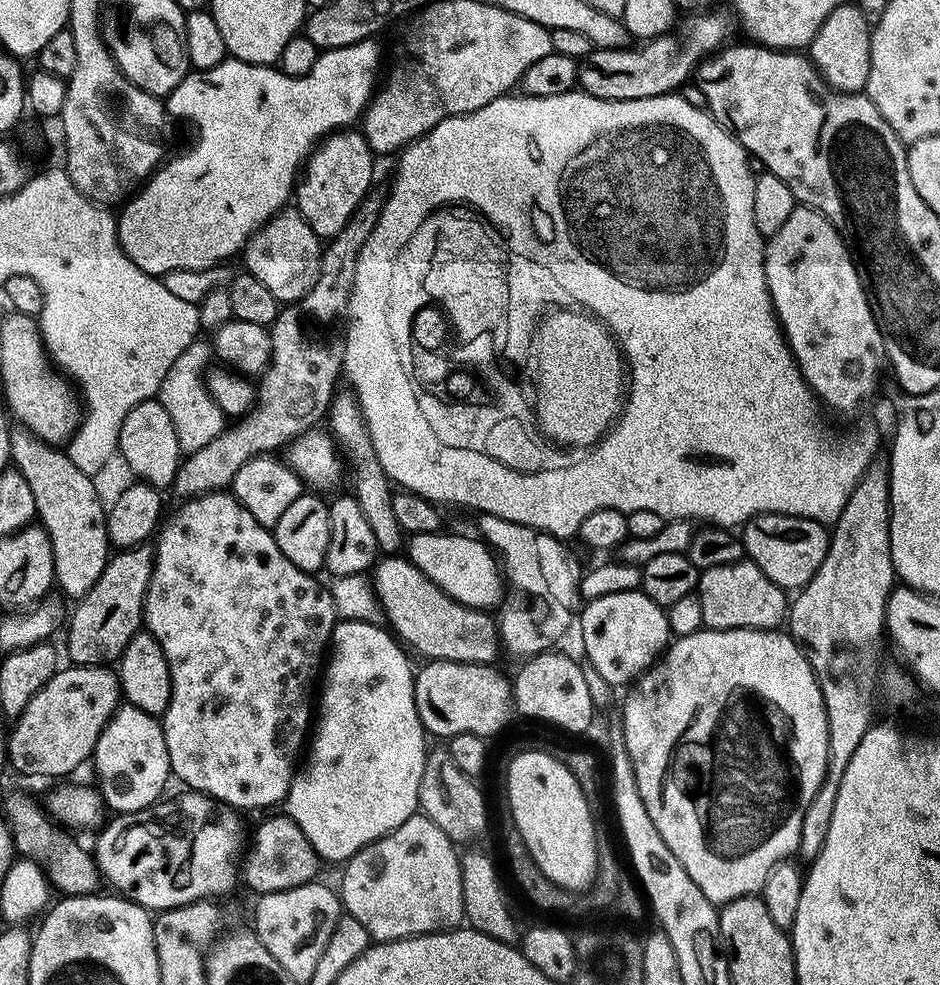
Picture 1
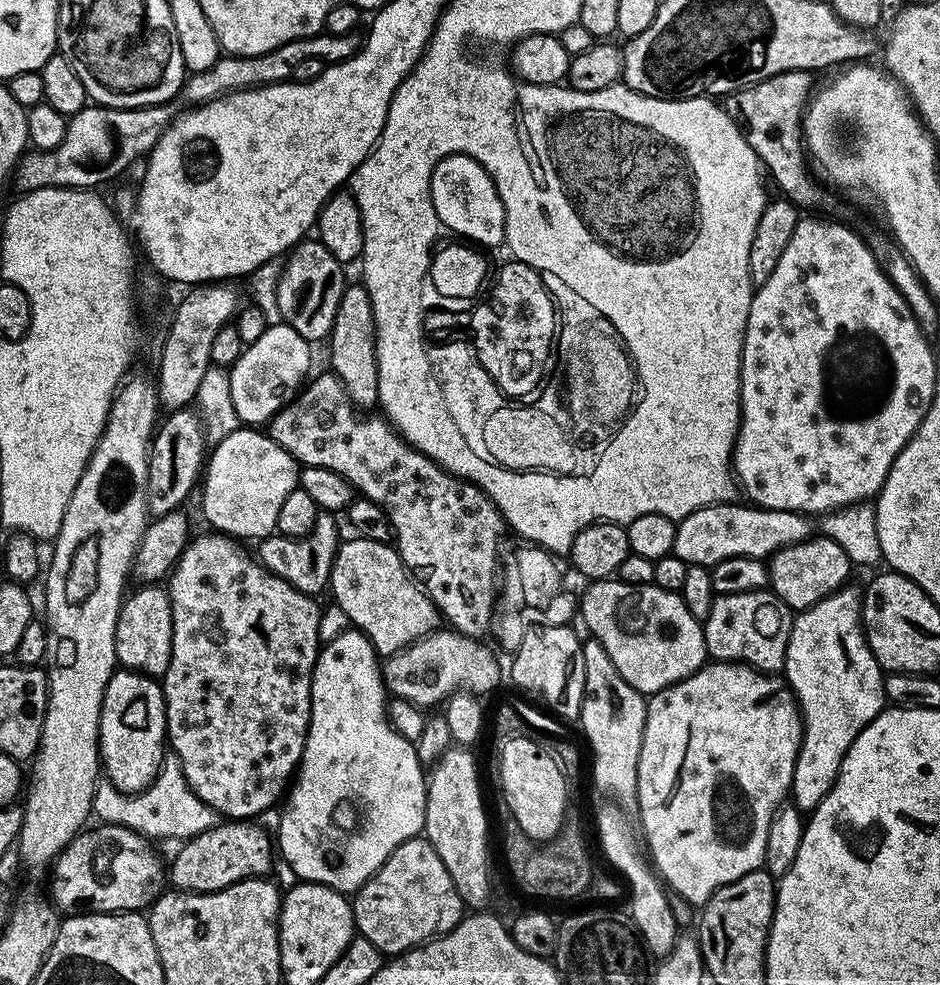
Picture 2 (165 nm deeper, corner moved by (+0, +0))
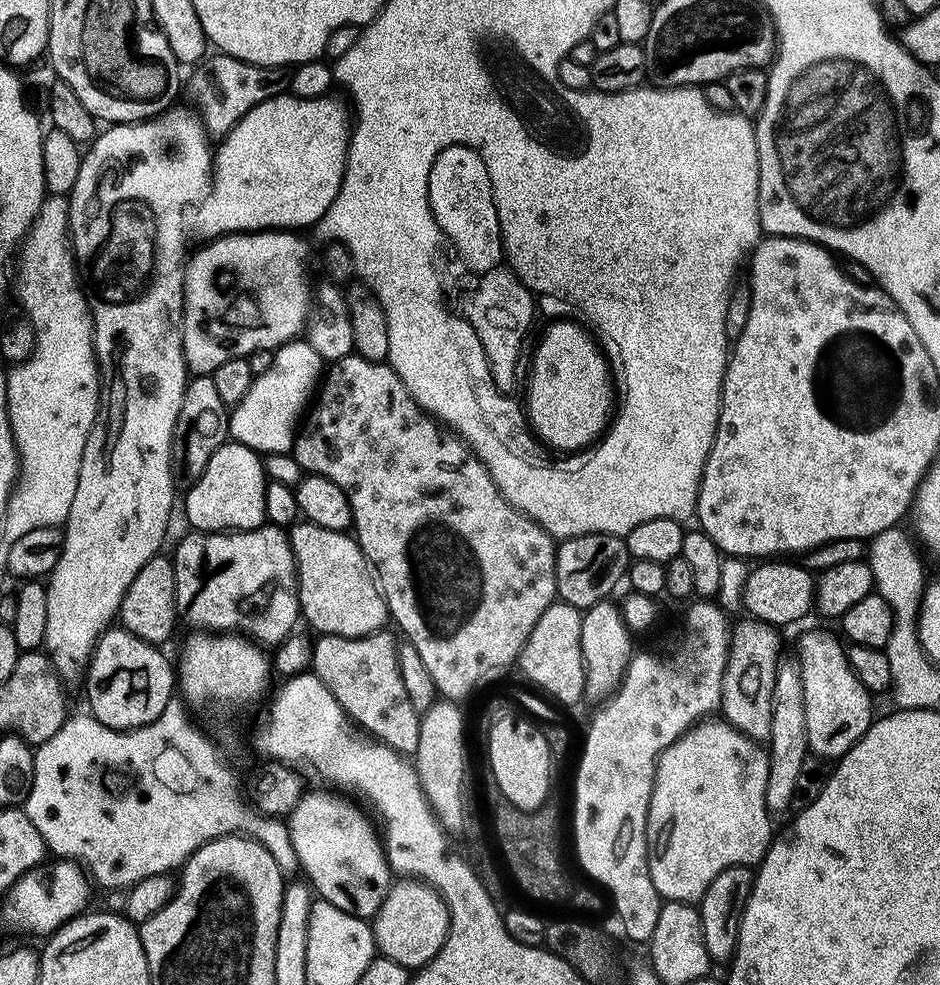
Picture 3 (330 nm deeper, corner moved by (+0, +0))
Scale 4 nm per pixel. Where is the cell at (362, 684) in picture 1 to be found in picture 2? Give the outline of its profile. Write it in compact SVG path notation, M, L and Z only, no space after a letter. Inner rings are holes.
M358 630L347 631L338 633L329 644L327 641L321 647L320 653L316 655L316 665L312 671L312 713L310 714L308 737L304 743L304 753L294 773L294 783L283 801L283 804L285 803L284 808L282 807L280 812L278 852L282 859L294 870L297 881L325 884L336 892L352 894L384 865L386 858L390 858L392 851L398 846L402 846L402 842L419 837L423 833L426 802L428 801L428 781L425 765L420 763L415 743L411 739L407 740L402 733L395 732L392 729L391 722L388 721L388 712L384 709L386 689L382 675L381 657L374 650L372 643L361 632Z

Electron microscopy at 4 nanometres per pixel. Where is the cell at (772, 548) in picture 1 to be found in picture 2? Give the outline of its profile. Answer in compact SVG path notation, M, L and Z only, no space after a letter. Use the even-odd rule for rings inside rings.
M823 534L813 535L811 539L788 545L770 557L768 562L769 585L771 591L786 602L793 610L803 610L822 602L822 598L836 592L849 583L848 575L854 565L838 542Z

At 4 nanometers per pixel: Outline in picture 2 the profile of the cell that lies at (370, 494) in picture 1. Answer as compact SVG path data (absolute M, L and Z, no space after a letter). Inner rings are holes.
M349 283L345 287L342 298L338 302L338 314L334 314L332 333L326 341L330 371L342 383L348 399L360 410L372 410L377 407L378 394L378 362L375 358L375 324L374 311L370 306L370 294L363 283Z

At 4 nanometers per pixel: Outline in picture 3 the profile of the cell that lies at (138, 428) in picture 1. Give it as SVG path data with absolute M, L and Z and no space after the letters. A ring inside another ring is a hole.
M292 230L228 234L213 243L216 244L213 248L191 257L186 272L181 322L182 350L189 373L209 375L230 358L247 358L251 352L260 349L275 350L289 340L297 339L305 331L314 304L314 283L312 272L308 269L313 245L307 240L308 245L300 236L303 235Z

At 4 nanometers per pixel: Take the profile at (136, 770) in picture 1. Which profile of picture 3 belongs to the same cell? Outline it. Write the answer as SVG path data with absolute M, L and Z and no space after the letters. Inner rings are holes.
M110 626L96 641L96 648L86 665L88 680L88 704L90 715L119 732L129 732L132 728L141 728L166 710L166 702L174 698L174 664L163 656L161 649L154 644L147 644L142 638L130 634L123 626Z

